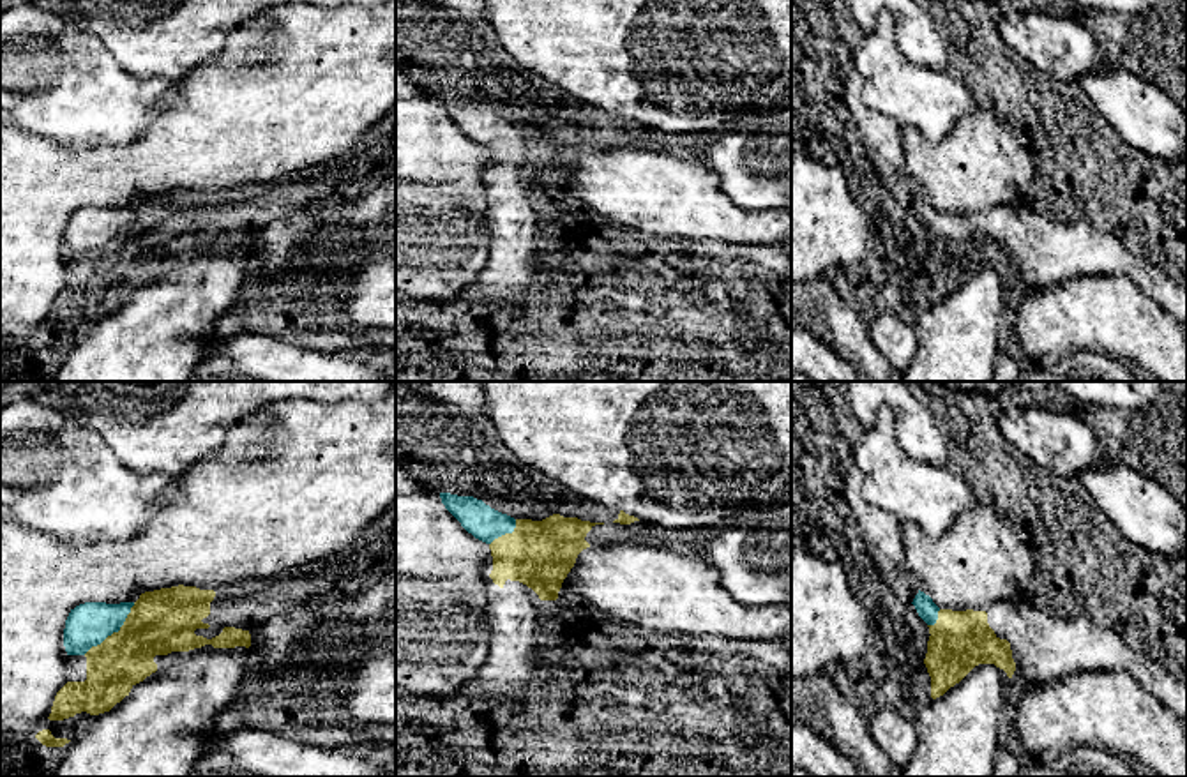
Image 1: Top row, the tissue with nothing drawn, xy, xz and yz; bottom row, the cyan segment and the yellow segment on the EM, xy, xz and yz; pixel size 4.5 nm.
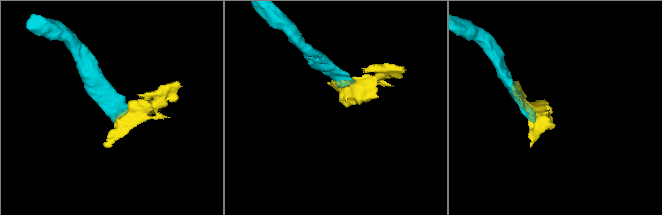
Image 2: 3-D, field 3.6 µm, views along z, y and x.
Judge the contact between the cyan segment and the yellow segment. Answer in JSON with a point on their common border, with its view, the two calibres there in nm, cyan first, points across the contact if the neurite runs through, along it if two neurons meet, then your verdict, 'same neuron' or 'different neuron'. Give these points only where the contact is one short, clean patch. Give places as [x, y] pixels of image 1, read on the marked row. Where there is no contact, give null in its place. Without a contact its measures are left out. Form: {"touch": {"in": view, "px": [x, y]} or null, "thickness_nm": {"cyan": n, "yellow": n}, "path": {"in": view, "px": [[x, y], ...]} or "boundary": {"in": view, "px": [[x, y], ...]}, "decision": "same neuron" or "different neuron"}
{"touch": {"in": "xy", "px": [113, 631]}, "thickness_nm": {"cyan": 200, "yellow": 280}, "path": {"in": "xy", "px": [[89, 624], [98, 631], [113, 631], [140, 631], [163, 620]]}, "decision": "same neuron"}

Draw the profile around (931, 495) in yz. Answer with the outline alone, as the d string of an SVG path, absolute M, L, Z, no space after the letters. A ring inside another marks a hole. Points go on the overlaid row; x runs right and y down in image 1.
M888 406L853 447L862 471L862 493L869 505L892 512L899 523L917 523L938 539L957 514L977 502L968 473L950 463L922 463L904 454L896 438L896 419Z

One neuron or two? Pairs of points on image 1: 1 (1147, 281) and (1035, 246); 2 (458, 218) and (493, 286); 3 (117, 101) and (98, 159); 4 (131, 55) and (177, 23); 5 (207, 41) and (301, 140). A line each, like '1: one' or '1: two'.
1: one
2: two
3: two
4: one
5: two

